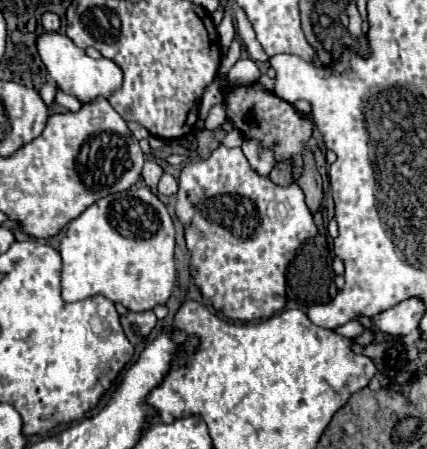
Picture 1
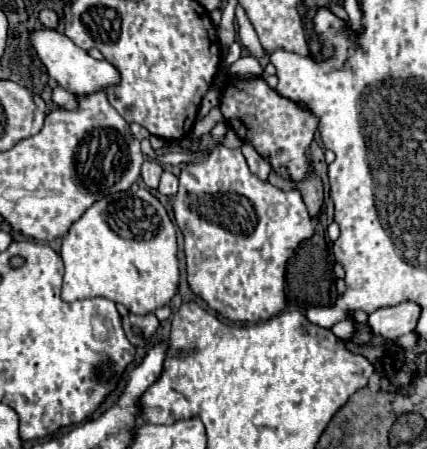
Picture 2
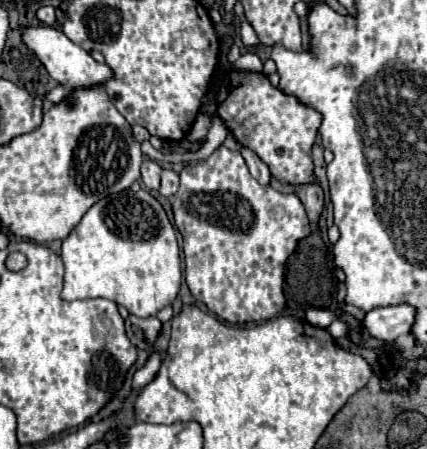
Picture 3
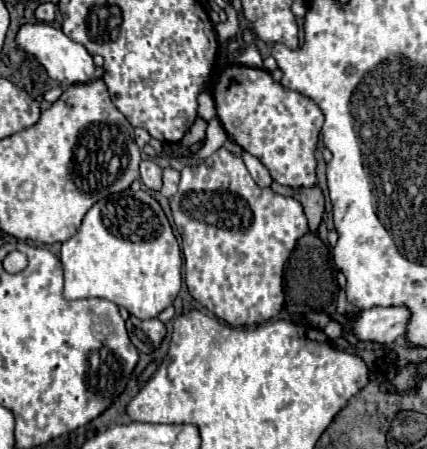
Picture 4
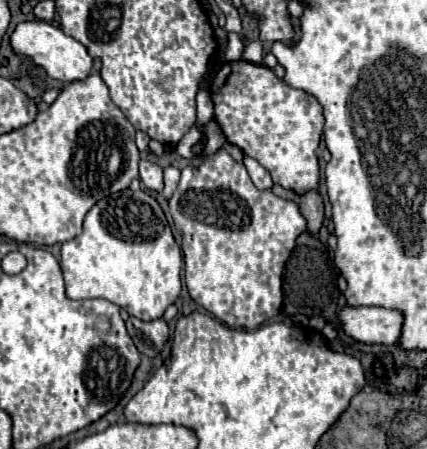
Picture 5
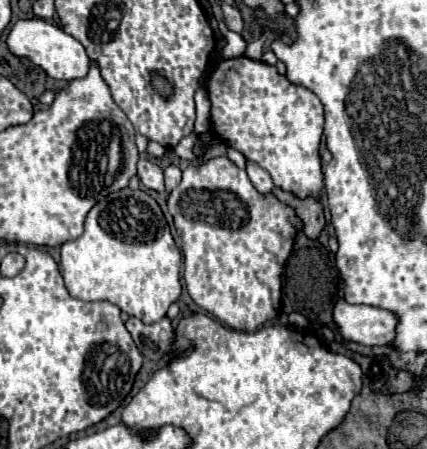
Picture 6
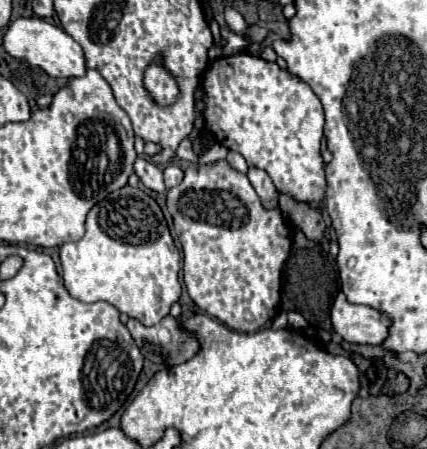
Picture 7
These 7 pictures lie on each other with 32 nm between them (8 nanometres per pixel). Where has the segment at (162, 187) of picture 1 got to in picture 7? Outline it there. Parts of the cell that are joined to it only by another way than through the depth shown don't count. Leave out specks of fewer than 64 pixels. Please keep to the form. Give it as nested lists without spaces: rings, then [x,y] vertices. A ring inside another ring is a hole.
[[[168,164],[168,166],[164,168],[164,182],[166,182],[166,188],[178,186],[178,184],[182,182],[182,178],[184,178],[184,172],[182,172],[182,168],[180,168],[178,164]]]

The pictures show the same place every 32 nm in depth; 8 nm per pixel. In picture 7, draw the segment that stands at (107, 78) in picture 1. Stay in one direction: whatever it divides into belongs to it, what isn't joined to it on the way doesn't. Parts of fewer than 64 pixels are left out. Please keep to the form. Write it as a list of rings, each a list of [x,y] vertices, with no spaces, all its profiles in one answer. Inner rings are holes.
[[[32,16],[32,18],[16,18],[12,22],[12,26],[8,26],[4,38],[2,38],[2,46],[4,50],[16,58],[16,60],[26,60],[32,66],[40,66],[48,76],[52,78],[74,78],[74,76],[82,76],[86,72],[86,64],[84,64],[84,54],[78,42],[72,40],[72,36],[68,36],[62,28]]]

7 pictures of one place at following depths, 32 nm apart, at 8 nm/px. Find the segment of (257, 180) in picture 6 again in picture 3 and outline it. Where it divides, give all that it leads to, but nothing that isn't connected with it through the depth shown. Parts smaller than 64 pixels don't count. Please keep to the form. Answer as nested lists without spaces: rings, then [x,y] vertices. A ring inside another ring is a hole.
[[[242,148],[242,158],[246,160],[246,166],[248,166],[250,174],[252,174],[262,186],[268,186],[268,184],[270,184],[270,170],[268,170],[268,166],[266,166],[254,152],[250,152],[248,148]]]

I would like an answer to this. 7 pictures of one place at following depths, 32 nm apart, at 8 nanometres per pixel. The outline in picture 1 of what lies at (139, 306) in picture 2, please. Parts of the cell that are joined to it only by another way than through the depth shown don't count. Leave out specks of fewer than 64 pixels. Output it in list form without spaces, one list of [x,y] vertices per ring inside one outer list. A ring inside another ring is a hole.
[[[150,188],[126,190],[108,194],[88,206],[76,220],[72,220],[64,232],[60,244],[62,256],[62,298],[64,302],[76,302],[90,296],[106,296],[112,302],[120,302],[130,312],[148,312],[158,304],[166,304],[172,296],[178,270],[176,270],[176,230],[166,206],[152,194]]]

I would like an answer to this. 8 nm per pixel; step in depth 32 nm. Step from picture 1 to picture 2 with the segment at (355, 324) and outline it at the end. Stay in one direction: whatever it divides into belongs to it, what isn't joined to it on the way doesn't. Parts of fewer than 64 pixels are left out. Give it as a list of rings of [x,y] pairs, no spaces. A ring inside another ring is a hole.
[[[345,320],[345,321],[341,321],[341,322],[336,323],[331,328],[331,331],[338,338],[348,340],[353,336],[353,334],[355,332],[355,328],[354,328],[354,324],[352,321]]]

